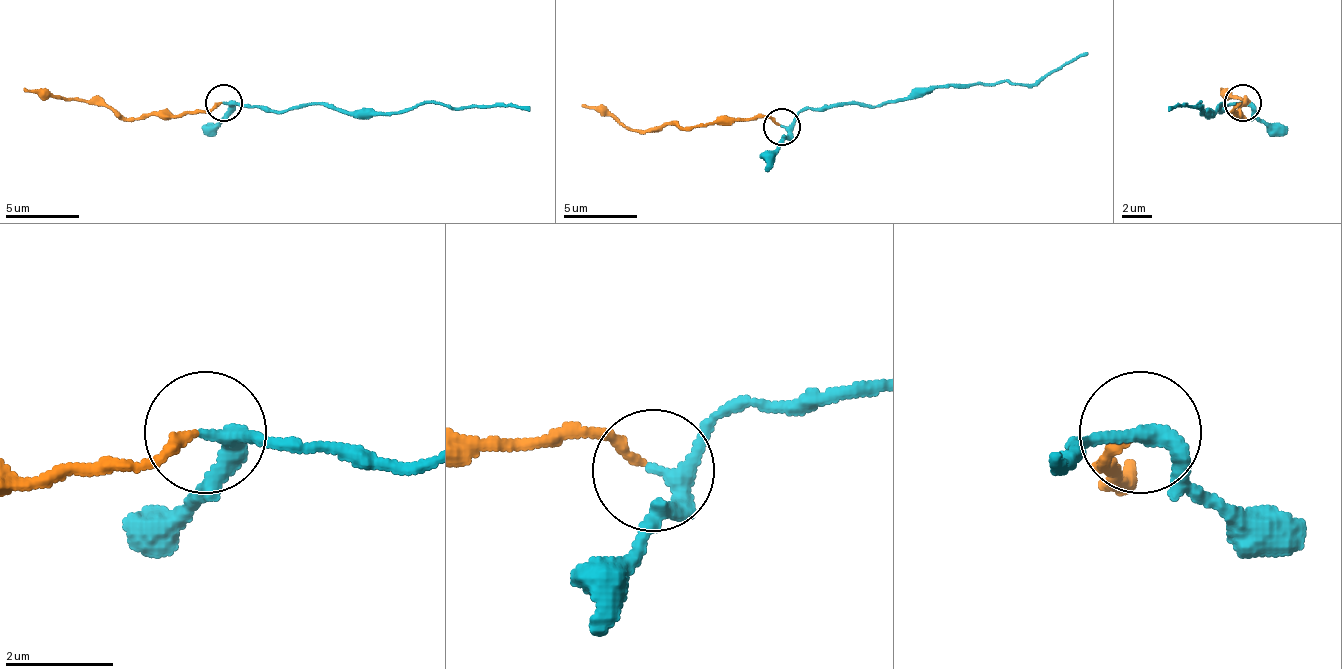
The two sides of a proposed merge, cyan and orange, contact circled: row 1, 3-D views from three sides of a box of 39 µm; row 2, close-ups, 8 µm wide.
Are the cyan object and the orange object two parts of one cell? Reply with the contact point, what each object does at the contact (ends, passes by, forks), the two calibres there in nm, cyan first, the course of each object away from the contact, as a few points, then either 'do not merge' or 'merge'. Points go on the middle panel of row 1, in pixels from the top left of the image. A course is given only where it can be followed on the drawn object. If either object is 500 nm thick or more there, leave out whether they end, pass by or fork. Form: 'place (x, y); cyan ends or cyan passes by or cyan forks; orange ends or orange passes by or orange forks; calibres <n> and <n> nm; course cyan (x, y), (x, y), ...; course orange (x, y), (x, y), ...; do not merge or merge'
place (782, 126); cyan passes by; orange ends; calibres 260 and 170 nm; course cyan (783, 127), (805, 109), (831, 105), (886, 105), (901, 98), (923, 98), (938, 87), (1038, 83), (1086, 53); course orange (779, 124), (768, 116), (627, 131), (583, 105); merge

